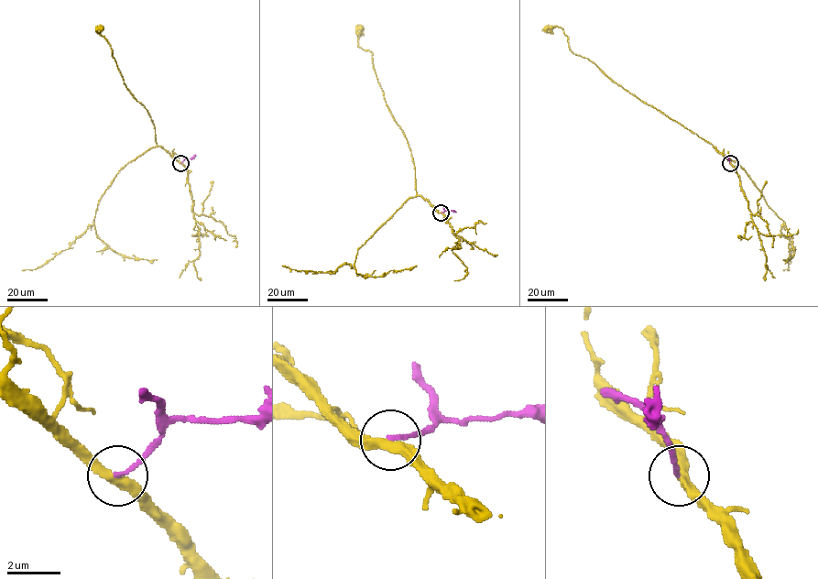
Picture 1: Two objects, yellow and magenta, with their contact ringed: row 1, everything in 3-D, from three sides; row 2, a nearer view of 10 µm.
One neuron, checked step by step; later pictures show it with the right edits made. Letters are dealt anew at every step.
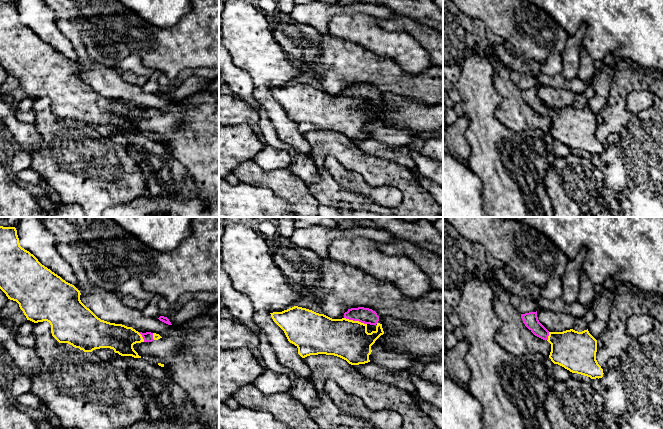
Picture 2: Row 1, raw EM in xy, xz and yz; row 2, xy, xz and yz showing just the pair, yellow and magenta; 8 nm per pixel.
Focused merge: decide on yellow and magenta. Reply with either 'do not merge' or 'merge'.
merge

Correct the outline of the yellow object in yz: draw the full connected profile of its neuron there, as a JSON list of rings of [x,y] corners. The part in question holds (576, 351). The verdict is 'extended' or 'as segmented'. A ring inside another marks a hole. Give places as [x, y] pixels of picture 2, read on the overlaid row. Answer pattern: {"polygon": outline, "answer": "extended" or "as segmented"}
{"polygon": [[[537,311],[521,314],[525,326],[537,337],[547,340],[551,344],[549,358],[572,373],[581,374],[591,379],[602,378],[603,369],[596,360],[597,340],[589,333],[588,329],[582,332],[573,329],[563,332],[549,332],[538,320]]], "answer": "extended"}

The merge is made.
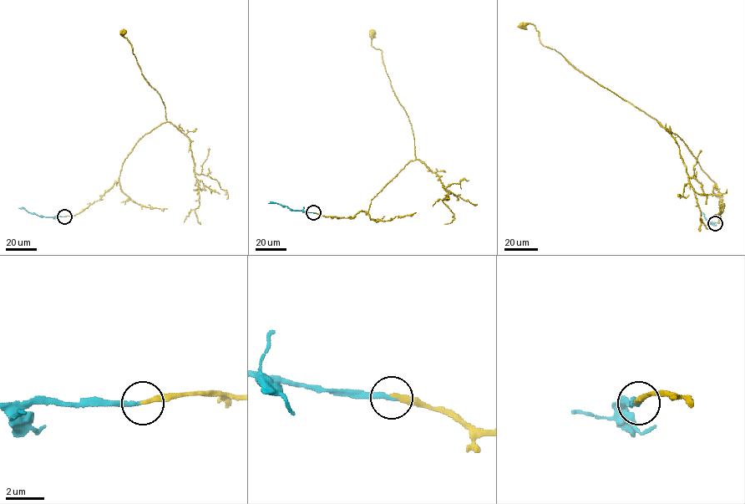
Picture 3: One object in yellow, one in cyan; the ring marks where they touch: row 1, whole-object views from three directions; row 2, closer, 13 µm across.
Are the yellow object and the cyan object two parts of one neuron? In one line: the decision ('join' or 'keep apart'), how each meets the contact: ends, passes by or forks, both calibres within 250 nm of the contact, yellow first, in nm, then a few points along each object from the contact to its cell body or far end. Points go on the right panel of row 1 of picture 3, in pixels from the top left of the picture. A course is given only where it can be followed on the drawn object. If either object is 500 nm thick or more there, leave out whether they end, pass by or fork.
join; yellow ends; cyan ends; calibres 260 and 240 nm; course yellow (715, 223), (719, 221), (720, 207), (712, 190), (715, 183), (684, 142), (545, 47), (535, 26), (523, 24); course cyan (715, 223), (708, 221), (704, 214)

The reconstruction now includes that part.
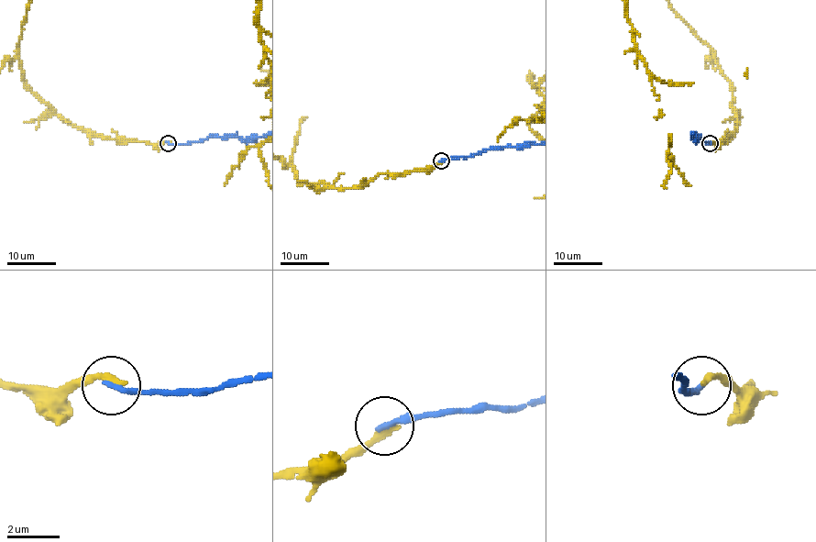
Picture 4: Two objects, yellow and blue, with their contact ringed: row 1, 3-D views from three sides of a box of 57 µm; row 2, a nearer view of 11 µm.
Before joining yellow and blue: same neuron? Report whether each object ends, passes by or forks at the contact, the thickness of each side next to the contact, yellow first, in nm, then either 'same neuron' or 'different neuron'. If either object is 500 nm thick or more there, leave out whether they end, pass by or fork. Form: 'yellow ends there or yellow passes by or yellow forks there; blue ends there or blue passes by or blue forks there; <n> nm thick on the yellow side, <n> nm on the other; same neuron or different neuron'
yellow ends there; blue ends there; 300 nm thick on the yellow side, 220 nm on the other; different neuron

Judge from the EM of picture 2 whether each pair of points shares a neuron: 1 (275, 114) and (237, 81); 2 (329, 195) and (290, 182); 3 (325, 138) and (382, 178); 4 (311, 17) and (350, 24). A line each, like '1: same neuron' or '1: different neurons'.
1: different neurons
2: different neurons
3: same neuron
4: different neurons

